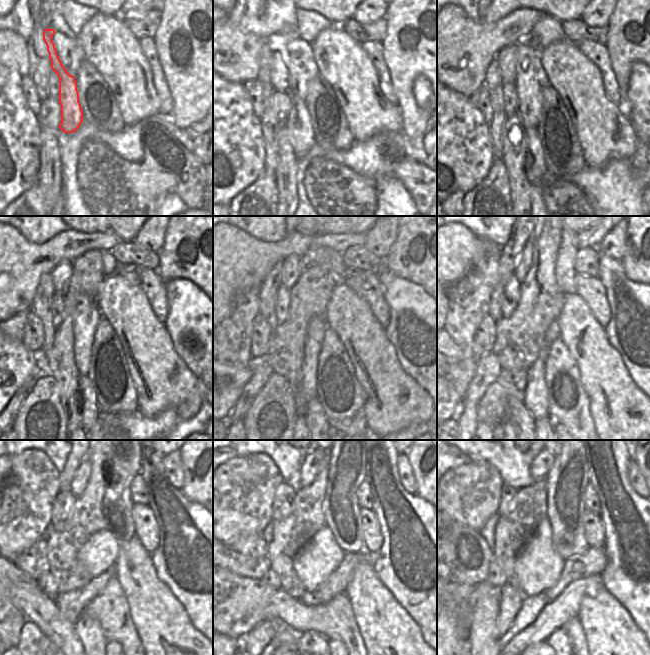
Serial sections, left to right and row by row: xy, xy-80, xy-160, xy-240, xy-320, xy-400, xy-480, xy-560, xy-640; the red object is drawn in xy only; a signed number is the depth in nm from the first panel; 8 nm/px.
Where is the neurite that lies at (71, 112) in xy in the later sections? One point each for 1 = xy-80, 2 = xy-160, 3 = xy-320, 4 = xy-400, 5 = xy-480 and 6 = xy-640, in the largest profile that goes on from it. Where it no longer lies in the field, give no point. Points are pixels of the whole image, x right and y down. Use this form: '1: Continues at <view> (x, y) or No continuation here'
1: Continues at xy-80 (298, 121)
2: Continues at xy-160 (534, 163)
3: Continues at xy-320 (315, 418)
4: Continues at xy-400 (547, 419)
5: No continuation here
6: No continuation here

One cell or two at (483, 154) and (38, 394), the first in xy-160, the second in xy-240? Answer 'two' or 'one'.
two

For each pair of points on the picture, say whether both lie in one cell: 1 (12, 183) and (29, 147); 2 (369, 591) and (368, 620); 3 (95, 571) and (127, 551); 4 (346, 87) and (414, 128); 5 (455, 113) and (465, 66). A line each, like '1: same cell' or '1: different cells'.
1: same cell
2: same cell
3: different cells
4: different cells
5: different cells

